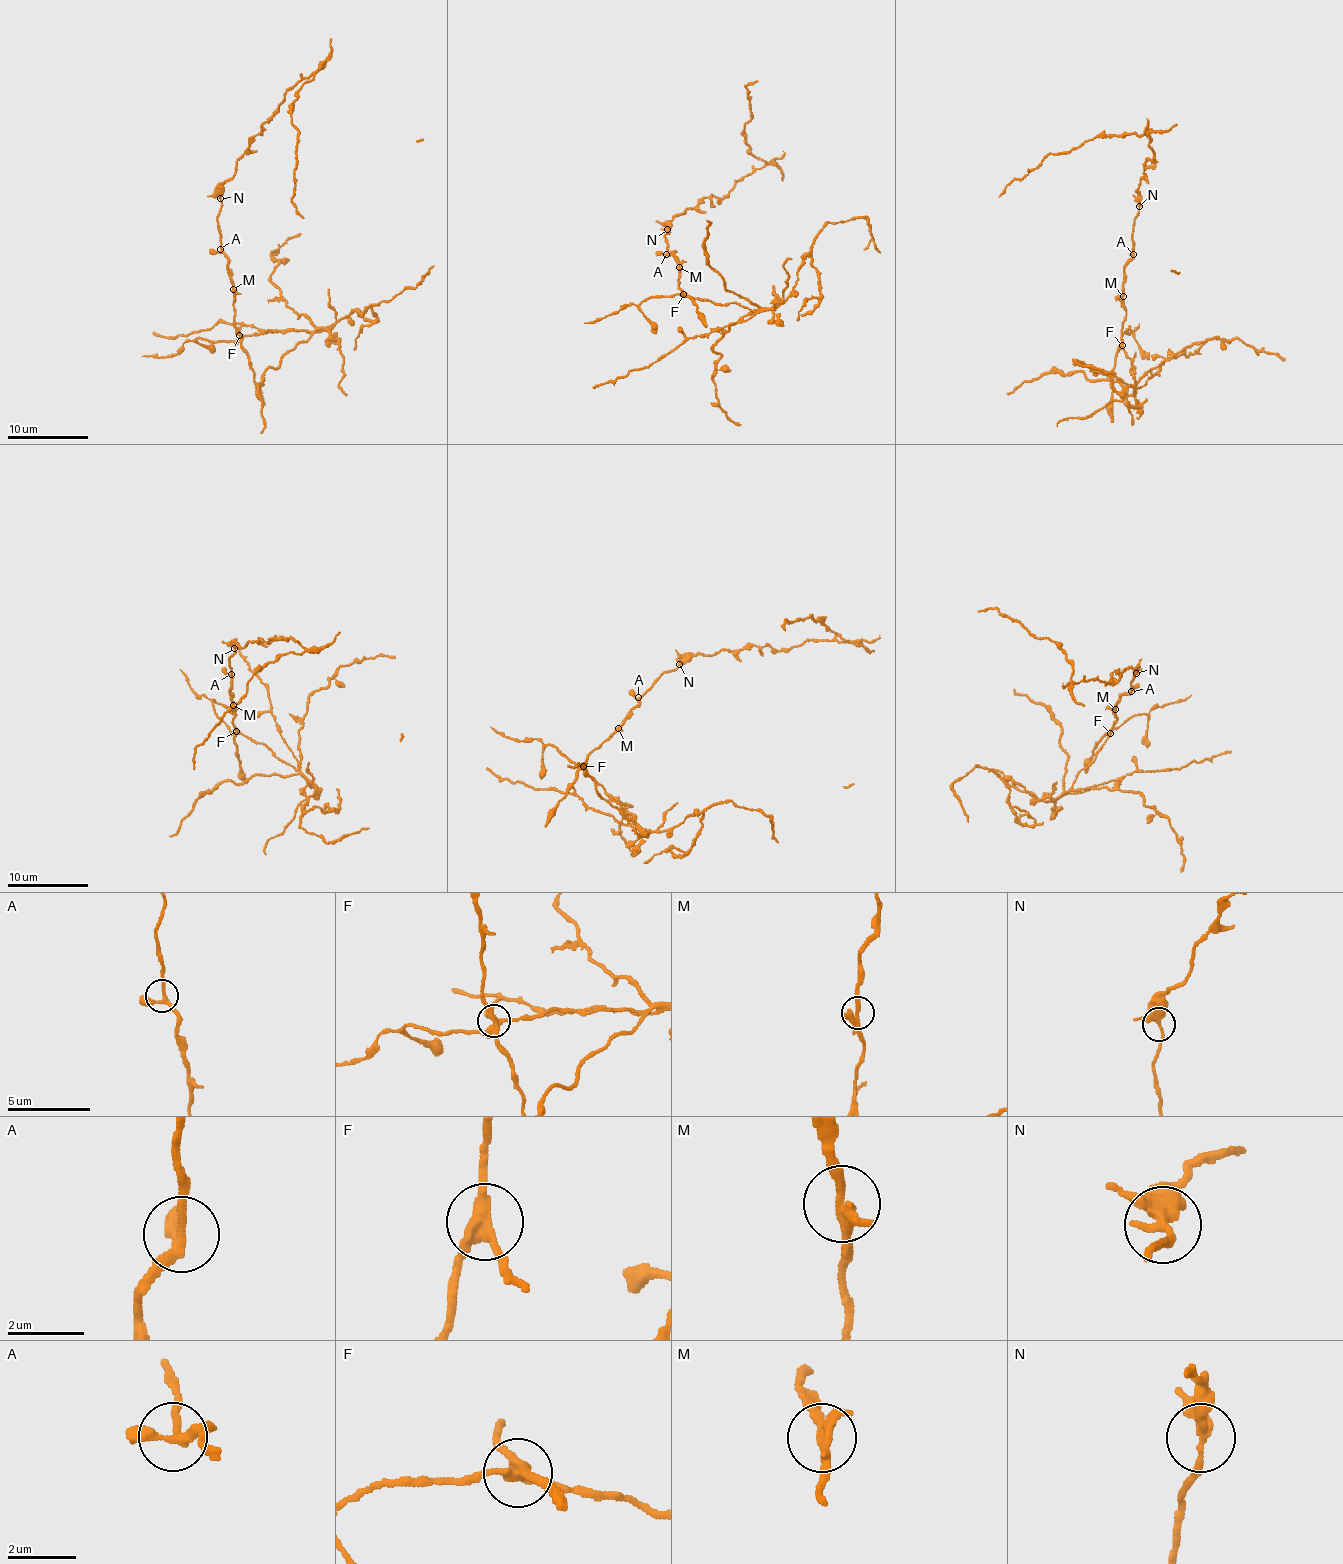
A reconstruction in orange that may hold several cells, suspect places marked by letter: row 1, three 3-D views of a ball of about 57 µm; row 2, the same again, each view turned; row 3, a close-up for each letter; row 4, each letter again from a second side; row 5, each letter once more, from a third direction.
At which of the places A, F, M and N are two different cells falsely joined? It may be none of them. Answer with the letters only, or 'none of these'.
F, N

